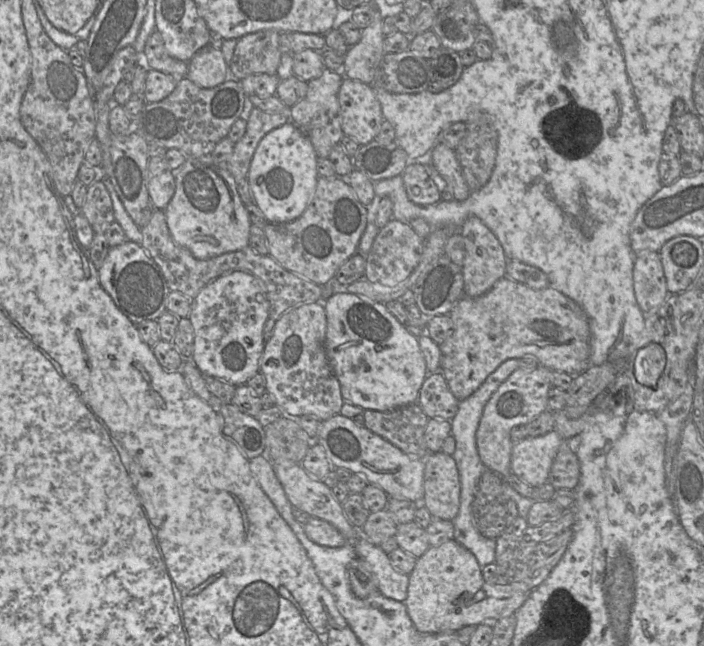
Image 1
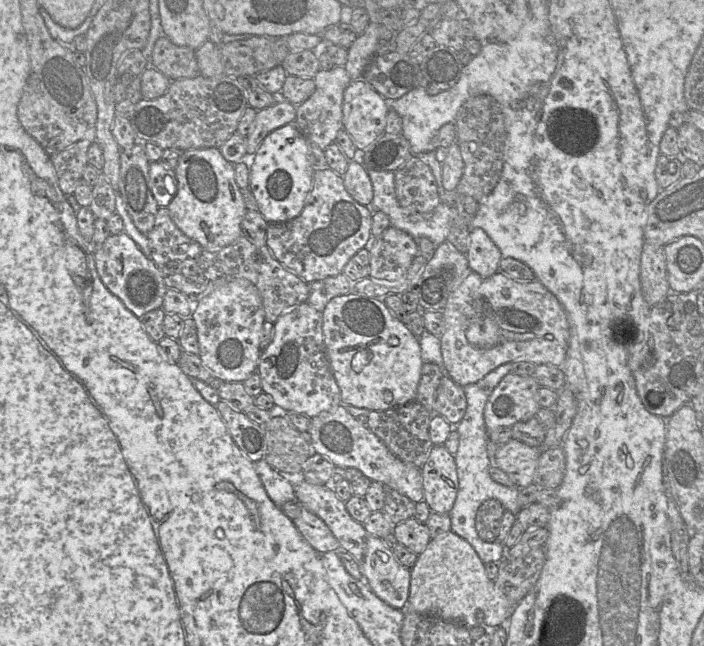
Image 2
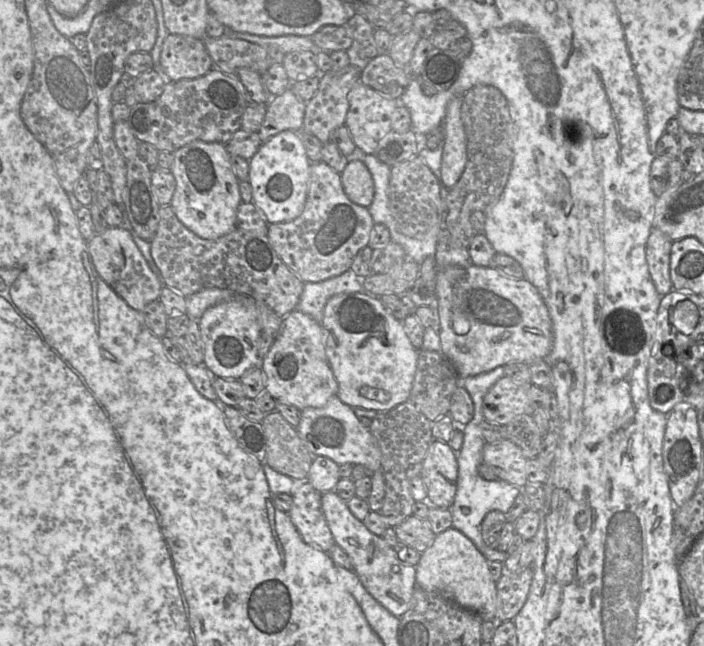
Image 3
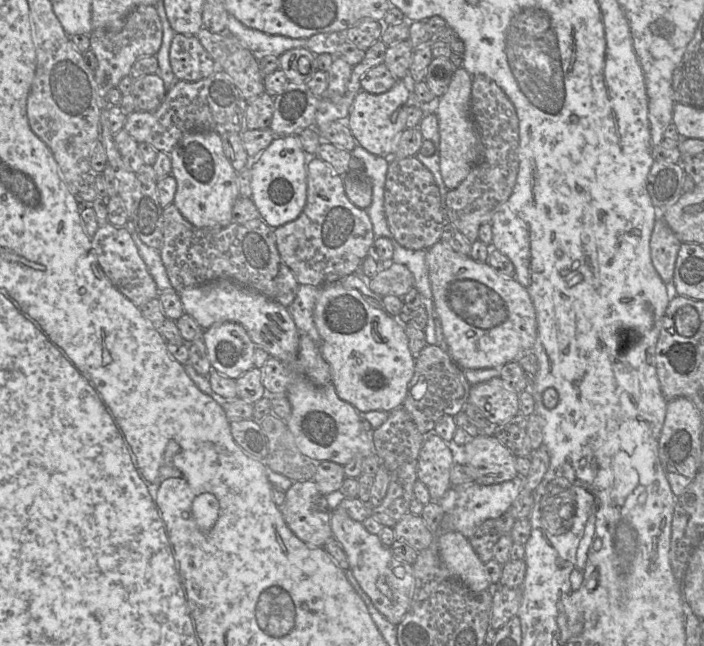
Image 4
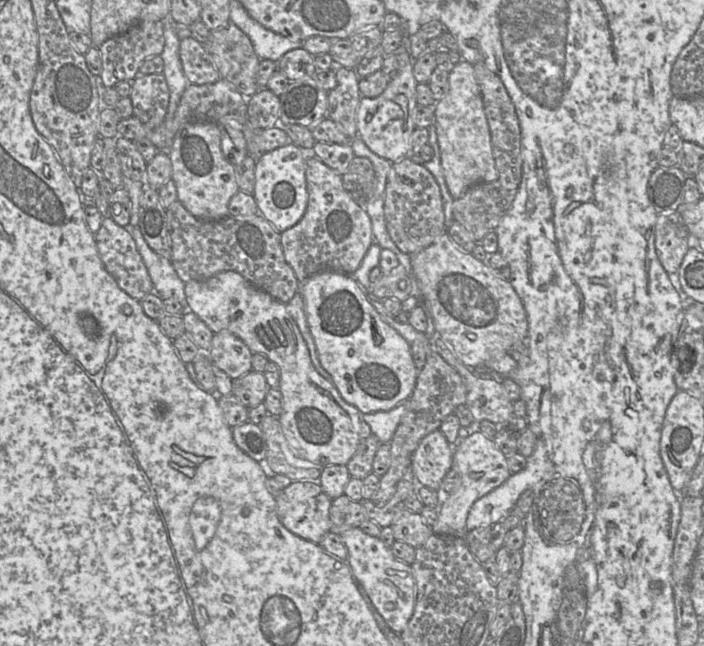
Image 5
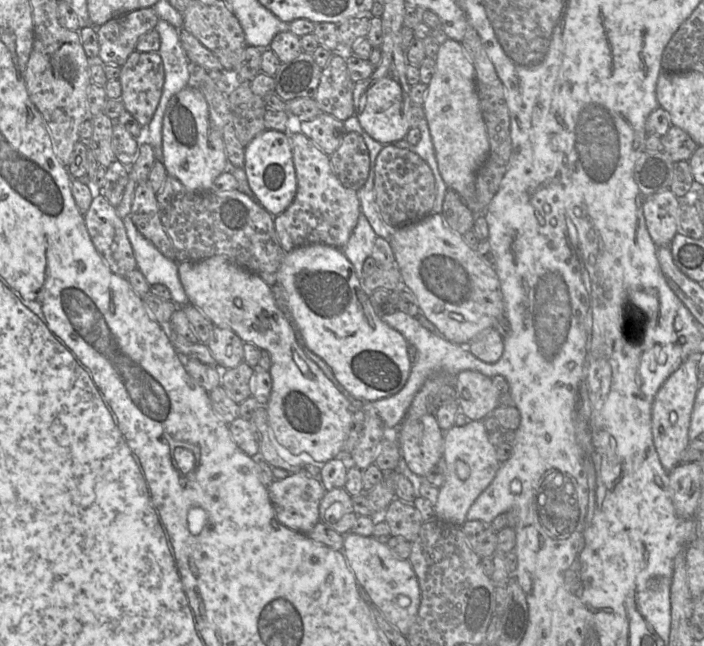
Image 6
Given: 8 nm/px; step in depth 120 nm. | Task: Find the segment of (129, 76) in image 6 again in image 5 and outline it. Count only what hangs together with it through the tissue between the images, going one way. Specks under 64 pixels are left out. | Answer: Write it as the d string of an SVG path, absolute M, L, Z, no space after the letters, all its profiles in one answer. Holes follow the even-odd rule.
M161 74L137 75L132 81L130 99L133 116L148 128L156 128L165 119L170 92L165 76Z

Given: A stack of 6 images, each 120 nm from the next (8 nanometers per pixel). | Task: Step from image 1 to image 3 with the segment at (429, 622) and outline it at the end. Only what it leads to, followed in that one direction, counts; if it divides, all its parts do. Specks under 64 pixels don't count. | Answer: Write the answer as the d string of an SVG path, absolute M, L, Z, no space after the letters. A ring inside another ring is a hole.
M451 527L436 535L431 546L421 553L415 570L416 588L438 594L479 614L484 621L494 621L497 610L496 582L489 572L487 559L459 530Z

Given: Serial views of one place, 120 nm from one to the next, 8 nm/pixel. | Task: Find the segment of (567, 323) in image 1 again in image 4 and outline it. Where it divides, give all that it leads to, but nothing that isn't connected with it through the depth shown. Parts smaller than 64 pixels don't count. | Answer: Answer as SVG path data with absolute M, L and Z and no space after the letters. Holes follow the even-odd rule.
M438 241L426 250L431 291L445 338L445 348L462 369L500 368L533 350L537 339L537 314L532 299L515 277L504 277L488 263L455 252Z

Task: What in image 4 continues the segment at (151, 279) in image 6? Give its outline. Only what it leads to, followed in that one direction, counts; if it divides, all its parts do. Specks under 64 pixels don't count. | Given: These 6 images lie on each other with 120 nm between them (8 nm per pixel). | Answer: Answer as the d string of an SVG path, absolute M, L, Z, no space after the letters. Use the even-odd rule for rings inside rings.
M130 219L125 223L124 228L130 233L133 241L135 242L149 273L157 285L159 292L175 291L167 275L167 271L161 259L160 252L141 241L135 231L134 224Z

